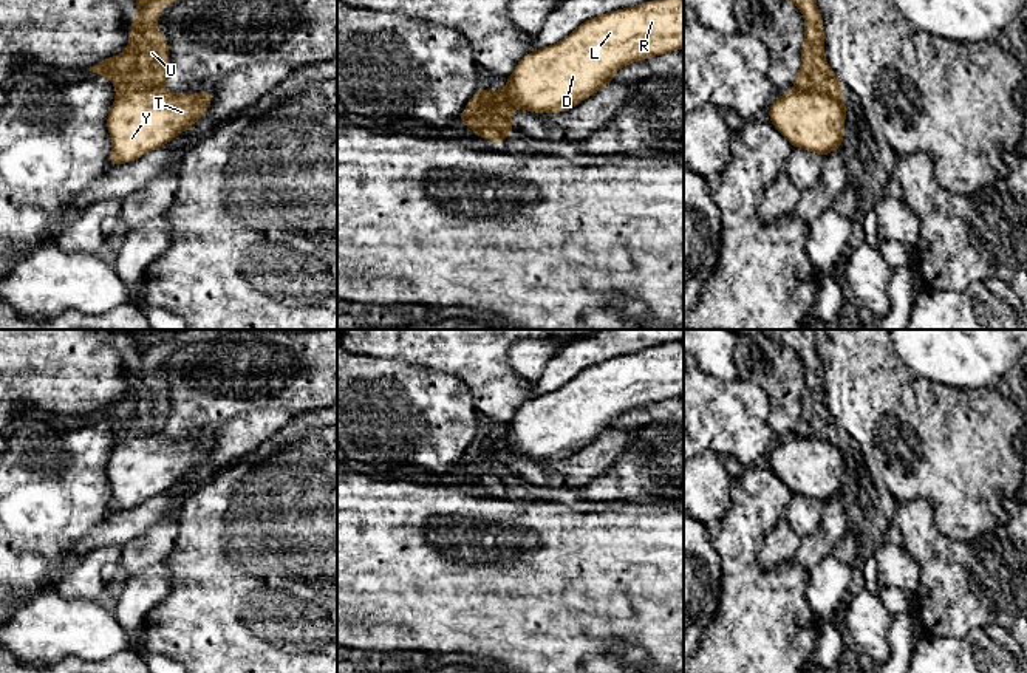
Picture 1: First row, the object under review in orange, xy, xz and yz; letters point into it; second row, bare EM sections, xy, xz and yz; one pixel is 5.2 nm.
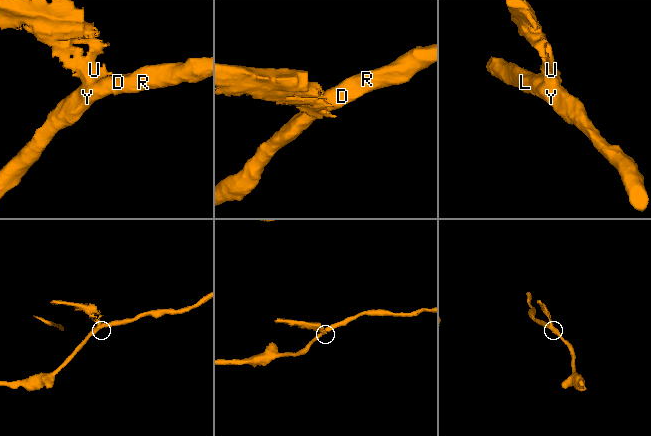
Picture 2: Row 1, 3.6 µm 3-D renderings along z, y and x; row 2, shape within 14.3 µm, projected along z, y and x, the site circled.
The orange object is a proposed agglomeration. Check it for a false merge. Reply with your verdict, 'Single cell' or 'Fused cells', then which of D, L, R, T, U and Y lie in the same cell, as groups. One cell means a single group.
Fused cells. Groups: D L R T Y / U

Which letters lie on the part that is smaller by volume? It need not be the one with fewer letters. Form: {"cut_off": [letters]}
{"cut_off": ["U"]}

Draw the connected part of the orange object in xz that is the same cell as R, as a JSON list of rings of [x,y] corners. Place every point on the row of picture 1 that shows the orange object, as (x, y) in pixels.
[[[650,0],[616,9],[577,26],[568,37],[524,56],[506,79],[506,88],[492,91],[501,113],[514,108],[534,113],[561,113],[612,82],[617,70],[633,62],[684,50],[684,0]]]

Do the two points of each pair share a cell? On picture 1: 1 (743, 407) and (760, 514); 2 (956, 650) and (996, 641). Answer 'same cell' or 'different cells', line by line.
1: different cells
2: same cell

